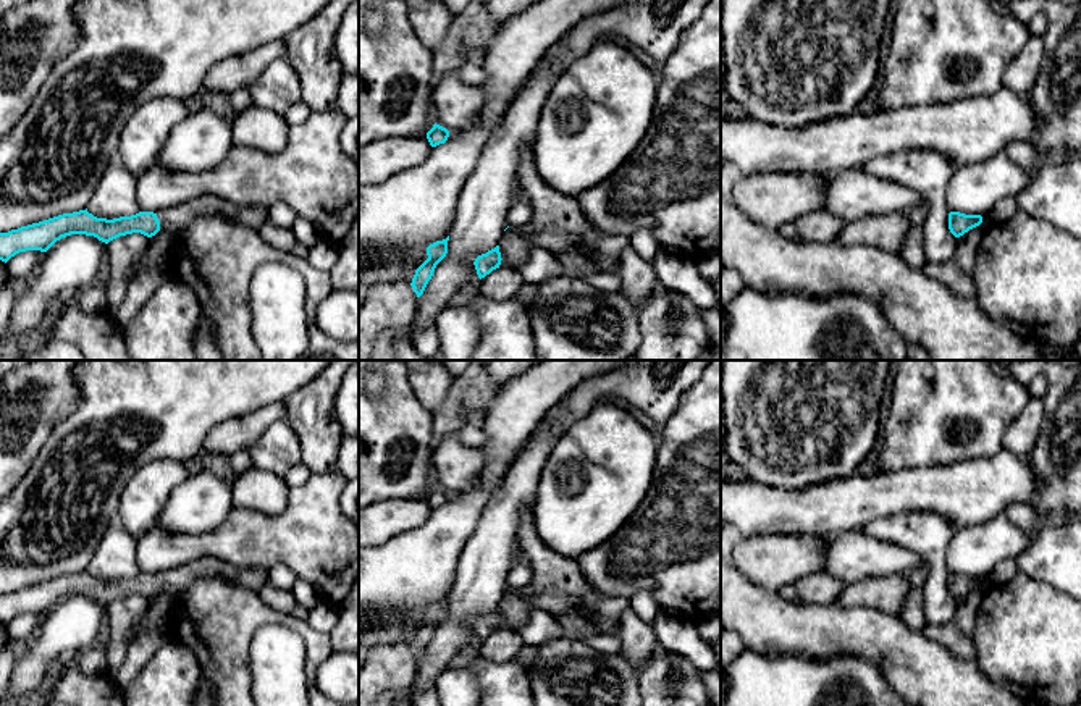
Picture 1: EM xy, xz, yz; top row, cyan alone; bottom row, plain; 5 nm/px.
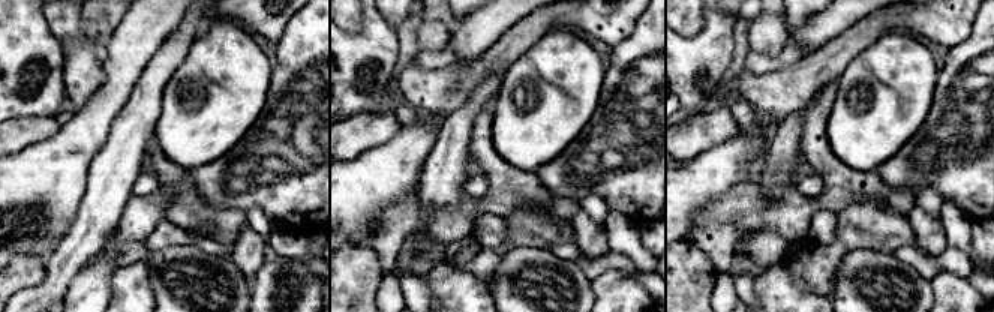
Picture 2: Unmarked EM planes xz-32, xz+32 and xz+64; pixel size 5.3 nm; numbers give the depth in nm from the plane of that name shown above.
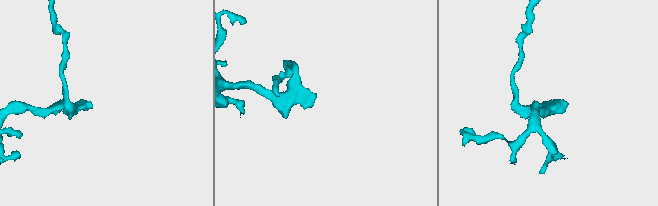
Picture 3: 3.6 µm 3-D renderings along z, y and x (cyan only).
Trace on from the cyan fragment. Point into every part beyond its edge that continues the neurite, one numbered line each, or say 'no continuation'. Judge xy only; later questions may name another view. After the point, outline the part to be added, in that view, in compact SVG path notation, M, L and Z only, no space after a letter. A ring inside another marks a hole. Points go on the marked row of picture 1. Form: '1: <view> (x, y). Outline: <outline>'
1: xy (175, 220). Outline: M202 195L173 208L157 212L157 218L160 229L168 231L176 244L186 228L199 216L220 215L259 231L267 220L267 213L268 210L263 207L238 207L217 195Z

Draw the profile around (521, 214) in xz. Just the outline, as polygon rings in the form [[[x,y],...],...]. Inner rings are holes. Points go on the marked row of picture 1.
[[[519,197],[507,212],[507,226],[527,226],[533,216],[532,205]]]

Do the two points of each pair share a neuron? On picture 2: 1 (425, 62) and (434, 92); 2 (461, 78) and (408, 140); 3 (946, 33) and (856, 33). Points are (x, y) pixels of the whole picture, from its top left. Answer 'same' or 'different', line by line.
1: different
2: different
3: same

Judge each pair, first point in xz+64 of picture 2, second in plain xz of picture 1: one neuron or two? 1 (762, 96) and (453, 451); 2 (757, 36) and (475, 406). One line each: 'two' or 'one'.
1: one
2: one

